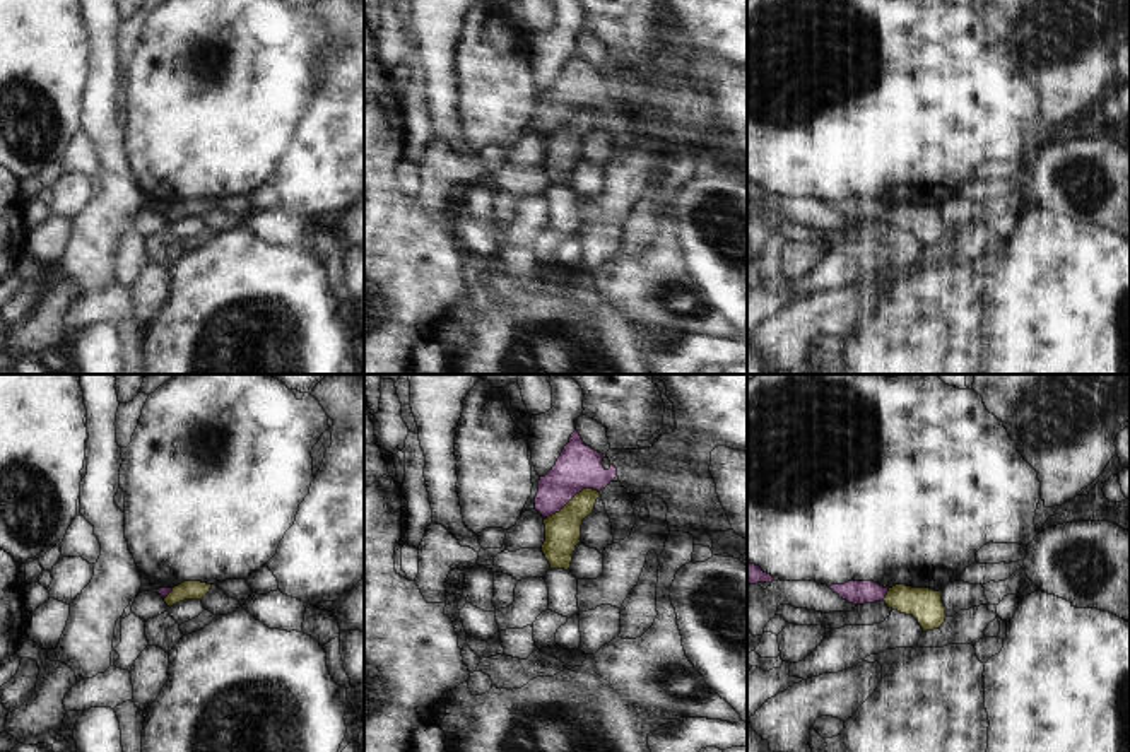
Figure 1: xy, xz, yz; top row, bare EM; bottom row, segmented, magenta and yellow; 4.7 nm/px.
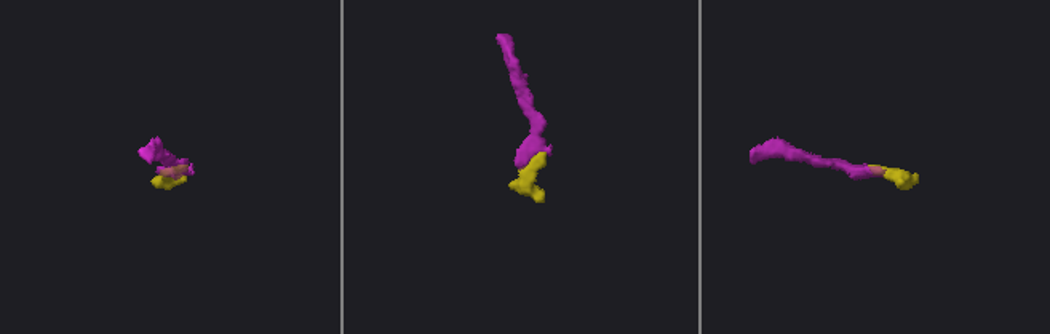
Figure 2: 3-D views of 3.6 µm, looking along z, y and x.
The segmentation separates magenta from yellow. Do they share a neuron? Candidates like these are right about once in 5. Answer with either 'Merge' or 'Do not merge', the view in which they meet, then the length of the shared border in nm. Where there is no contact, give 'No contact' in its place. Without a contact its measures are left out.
Do not merge. Touches magenta in xz. Shared border 280 nm.

